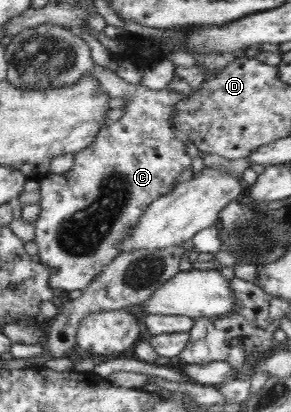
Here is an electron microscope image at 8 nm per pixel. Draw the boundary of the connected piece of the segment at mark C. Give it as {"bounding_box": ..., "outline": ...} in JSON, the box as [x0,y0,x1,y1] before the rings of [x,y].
{"bounding_box":[34,63,192,292],"outline":[[[96,63],[94,64],[94,70],[92,70],[92,72],[95,75],[95,78],[100,81],[101,89],[110,98],[123,98],[125,100],[125,104],[122,105],[124,114],[119,120],[116,120],[116,122],[108,122],[100,127],[92,145],[88,146],[88,148],[84,148],[84,150],[75,155],[75,164],[72,166],[72,169],[68,170],[65,174],[46,174],[46,176],[42,176],[39,180],[40,195],[42,195],[42,198],[40,198],[40,203],[38,204],[38,206],[40,206],[40,216],[38,216],[38,220],[35,222],[36,236],[34,240],[38,245],[40,257],[39,264],[48,270],[53,270],[52,276],[50,276],[50,280],[48,280],[48,285],[50,285],[52,290],[60,289],[68,292],[74,290],[83,292],[93,282],[96,278],[95,276],[100,274],[100,272],[105,269],[105,266],[108,266],[114,258],[122,253],[121,250],[119,250],[119,242],[124,237],[130,236],[130,232],[132,232],[131,229],[140,222],[140,216],[144,214],[144,210],[146,210],[152,202],[158,200],[158,198],[173,192],[174,187],[176,187],[177,184],[177,178],[182,174],[185,168],[189,168],[192,164],[192,159],[186,154],[187,146],[173,135],[173,128],[170,123],[172,106],[183,98],[182,93],[176,92],[168,87],[160,90],[150,90],[144,87],[142,83],[128,83],[120,76],[116,75],[116,71],[104,68]]]}

